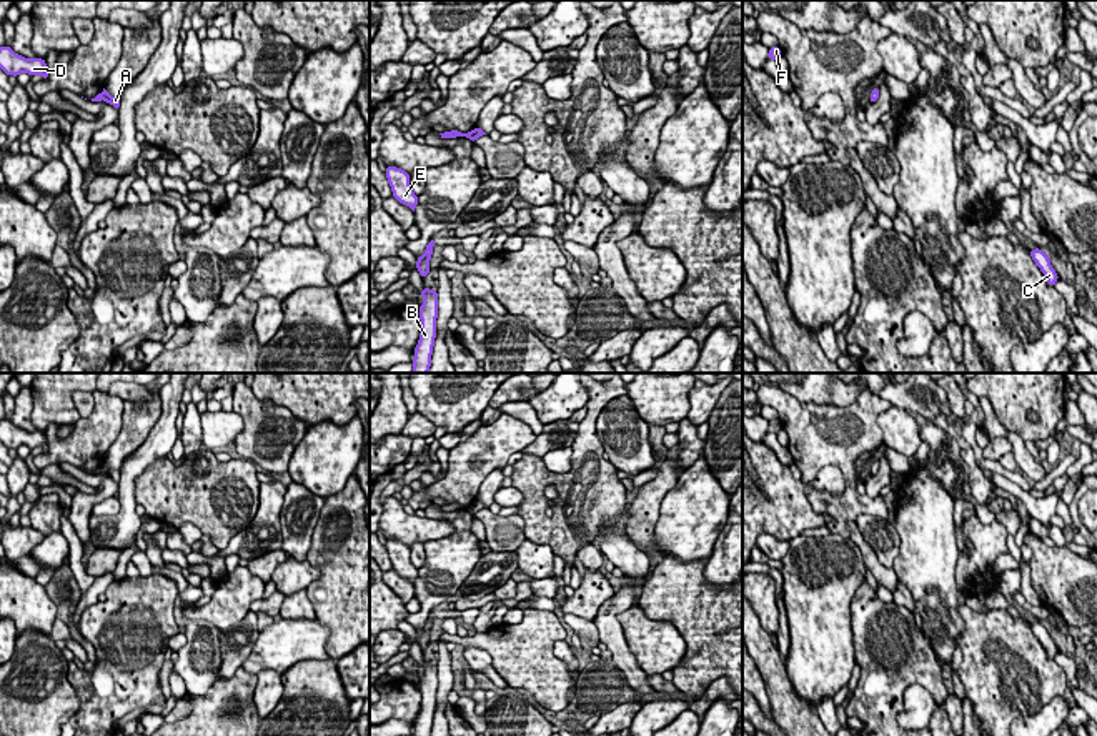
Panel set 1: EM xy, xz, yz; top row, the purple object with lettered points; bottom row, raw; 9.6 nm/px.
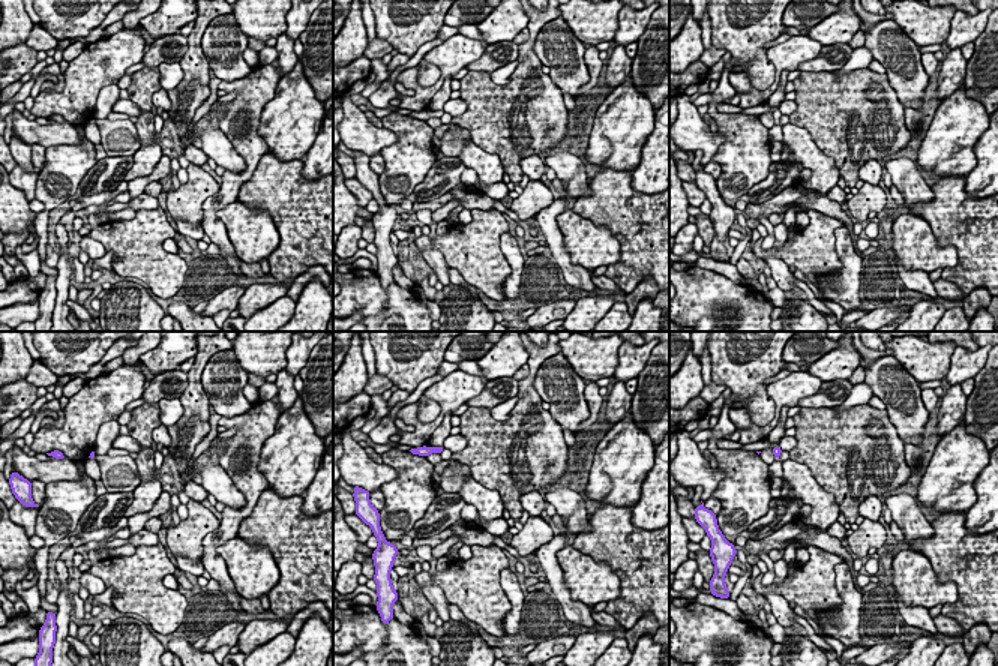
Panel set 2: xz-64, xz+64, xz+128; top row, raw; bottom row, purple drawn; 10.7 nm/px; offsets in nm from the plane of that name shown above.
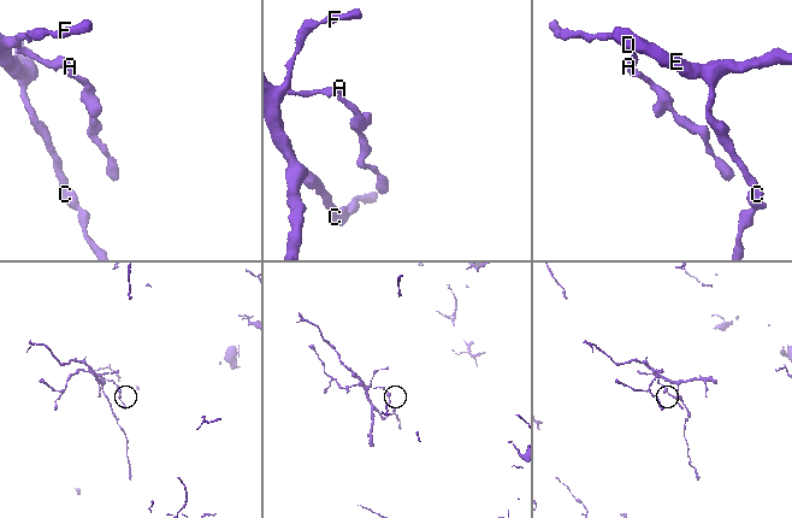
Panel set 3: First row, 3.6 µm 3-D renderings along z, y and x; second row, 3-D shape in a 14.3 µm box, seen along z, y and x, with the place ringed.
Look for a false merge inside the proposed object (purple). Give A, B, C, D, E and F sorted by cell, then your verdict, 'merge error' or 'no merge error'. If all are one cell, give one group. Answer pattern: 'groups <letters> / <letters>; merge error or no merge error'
groups A B C D E F; no merge error

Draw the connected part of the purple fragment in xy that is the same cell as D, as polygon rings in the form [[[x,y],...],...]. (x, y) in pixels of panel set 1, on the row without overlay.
[[[0,420],[0,441],[7,448],[18,450],[22,445],[27,445],[30,450],[42,446],[43,451],[48,451],[47,436],[43,431],[25,431],[15,426],[10,420]]]

